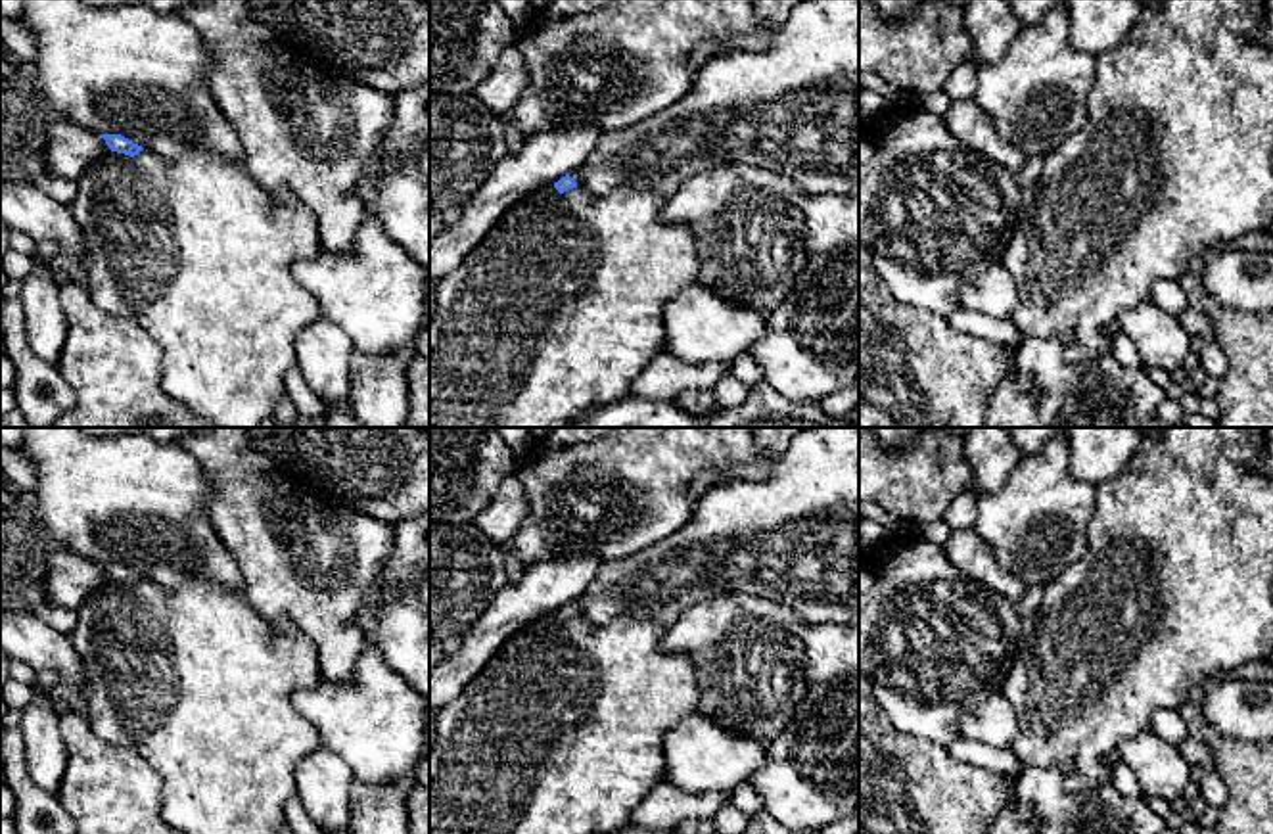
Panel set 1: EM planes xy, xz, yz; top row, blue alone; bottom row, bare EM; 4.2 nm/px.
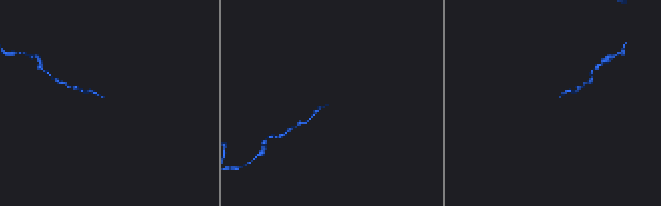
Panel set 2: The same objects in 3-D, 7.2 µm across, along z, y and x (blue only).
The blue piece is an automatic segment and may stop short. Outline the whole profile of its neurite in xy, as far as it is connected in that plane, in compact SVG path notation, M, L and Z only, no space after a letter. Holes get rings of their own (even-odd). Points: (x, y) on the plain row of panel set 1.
M102 564L105 573L109 575L111 581L125 583L125 585L138 585L144 577L134 573L132 569L121 566L121 564Z

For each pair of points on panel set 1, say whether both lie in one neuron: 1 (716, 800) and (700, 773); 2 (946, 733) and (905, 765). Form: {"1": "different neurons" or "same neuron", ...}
{"1": "different neurons", "2": "different neurons"}

